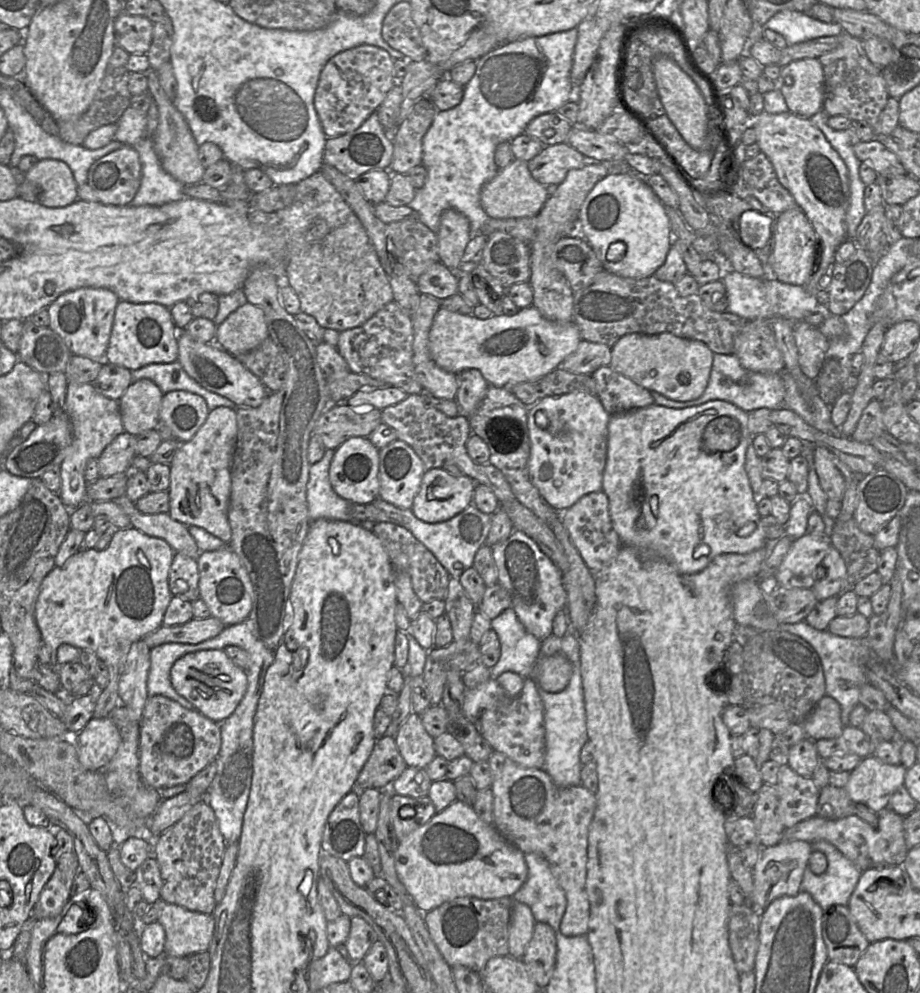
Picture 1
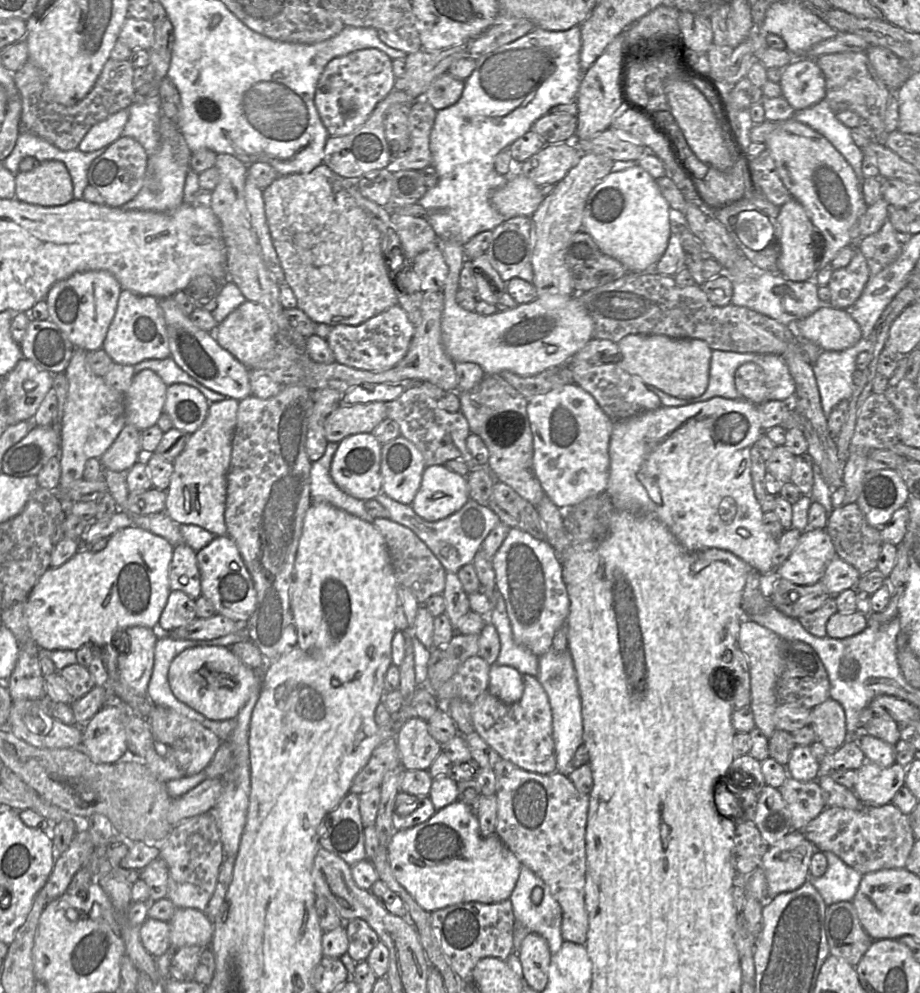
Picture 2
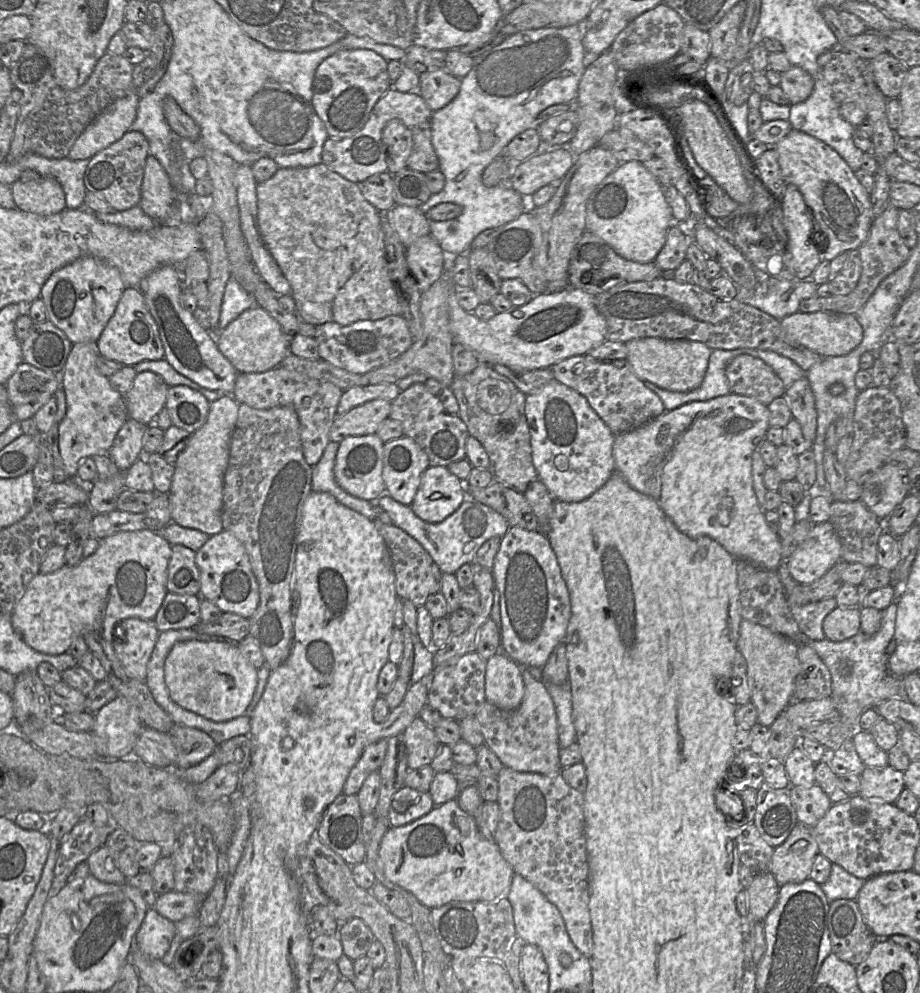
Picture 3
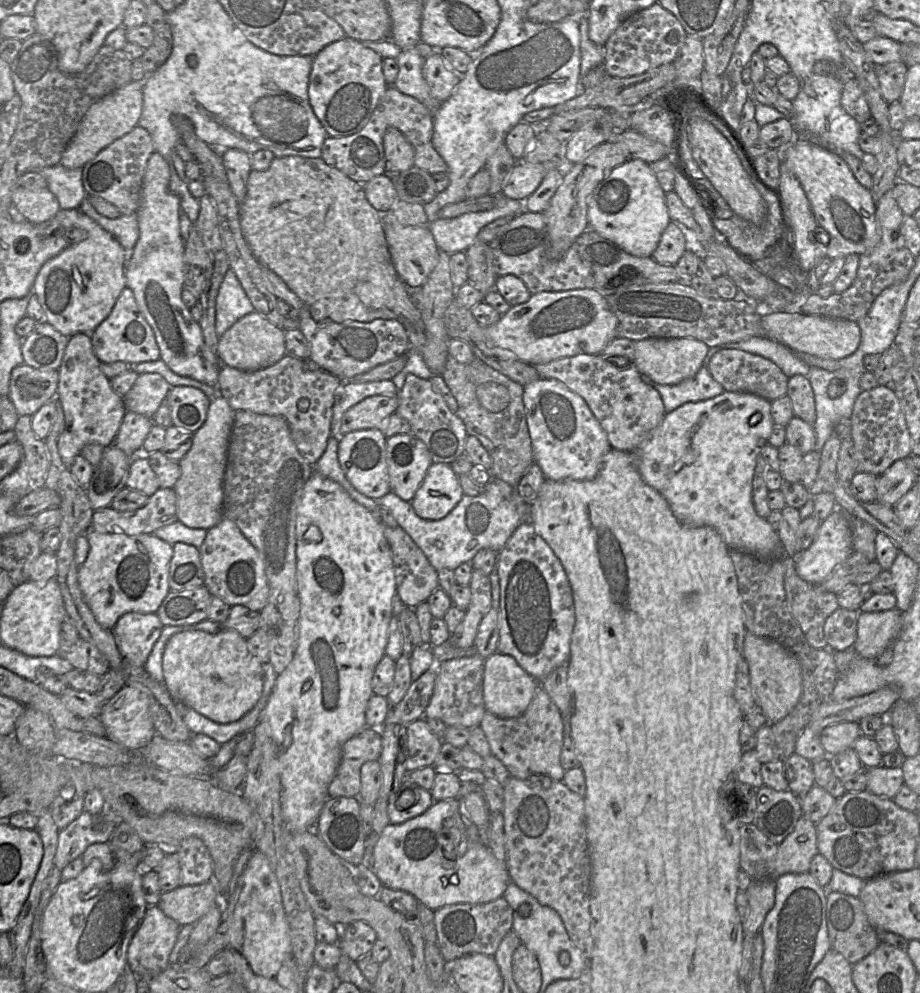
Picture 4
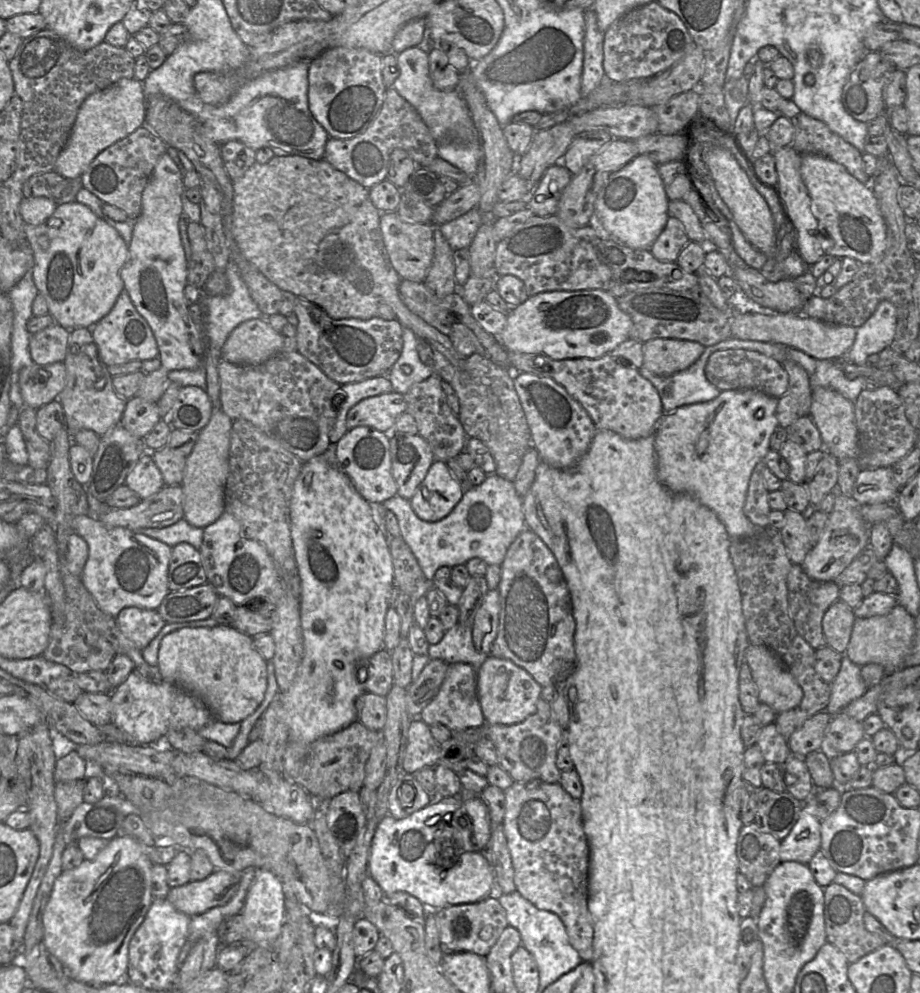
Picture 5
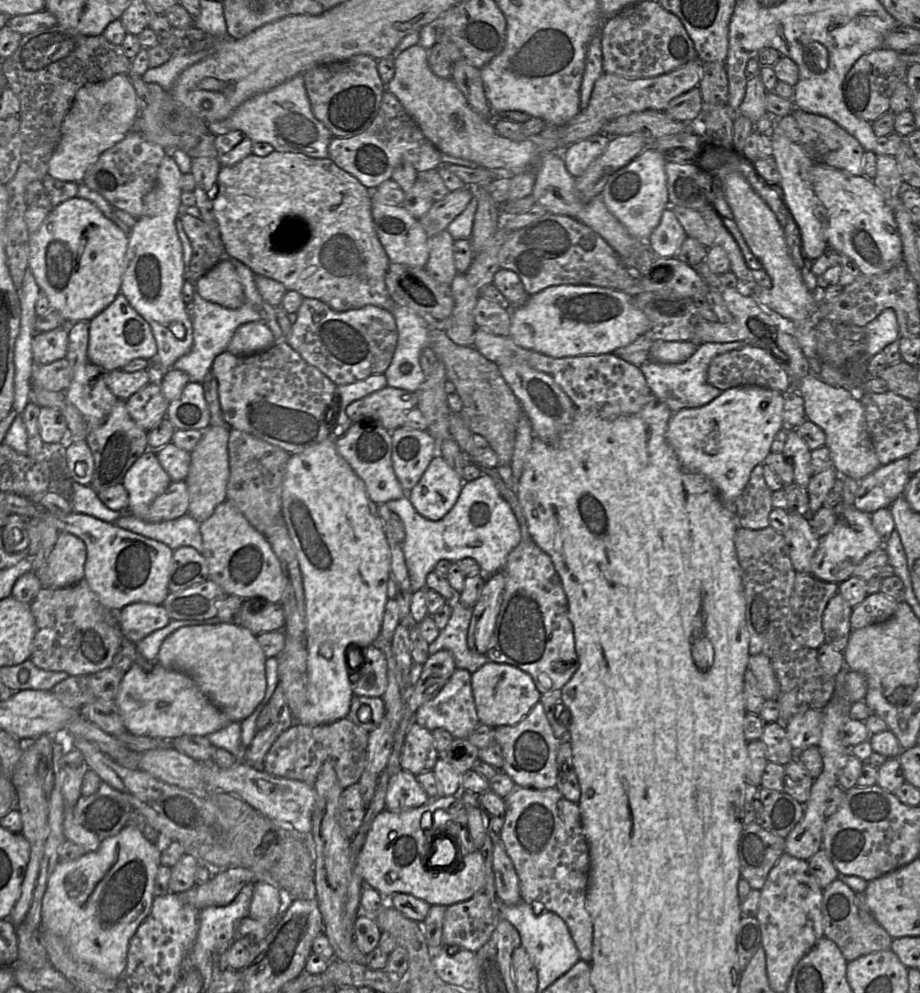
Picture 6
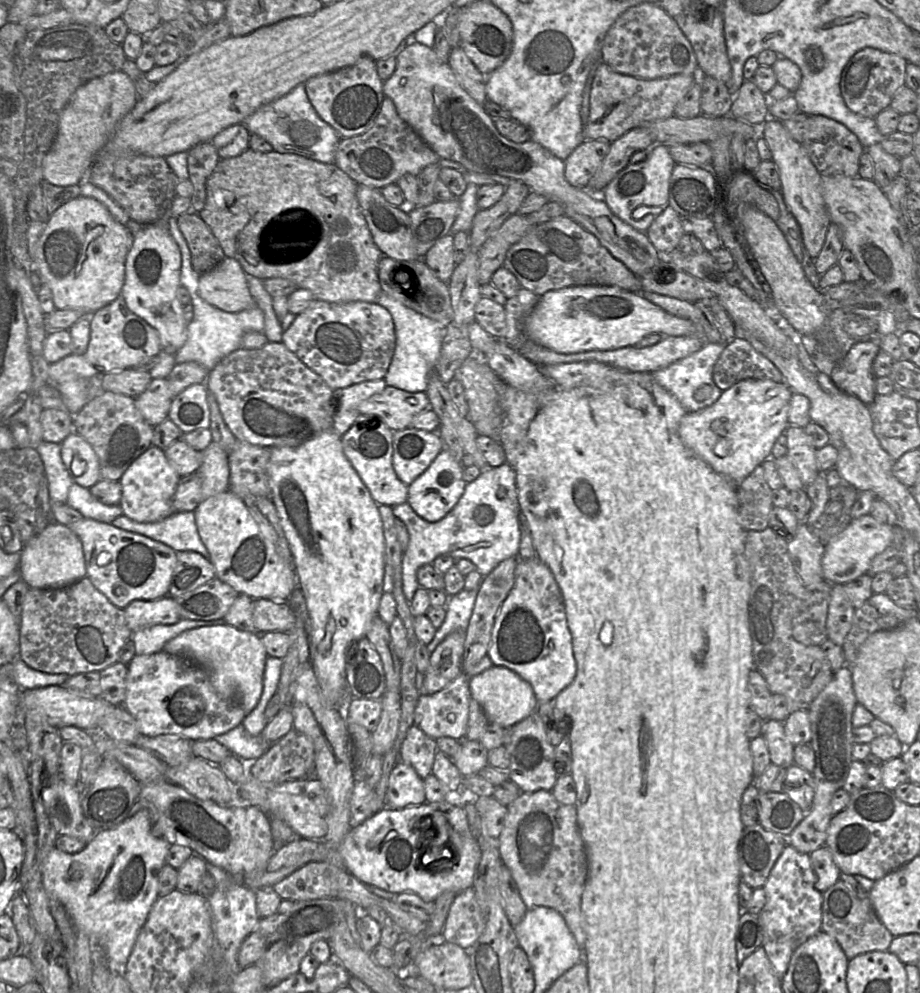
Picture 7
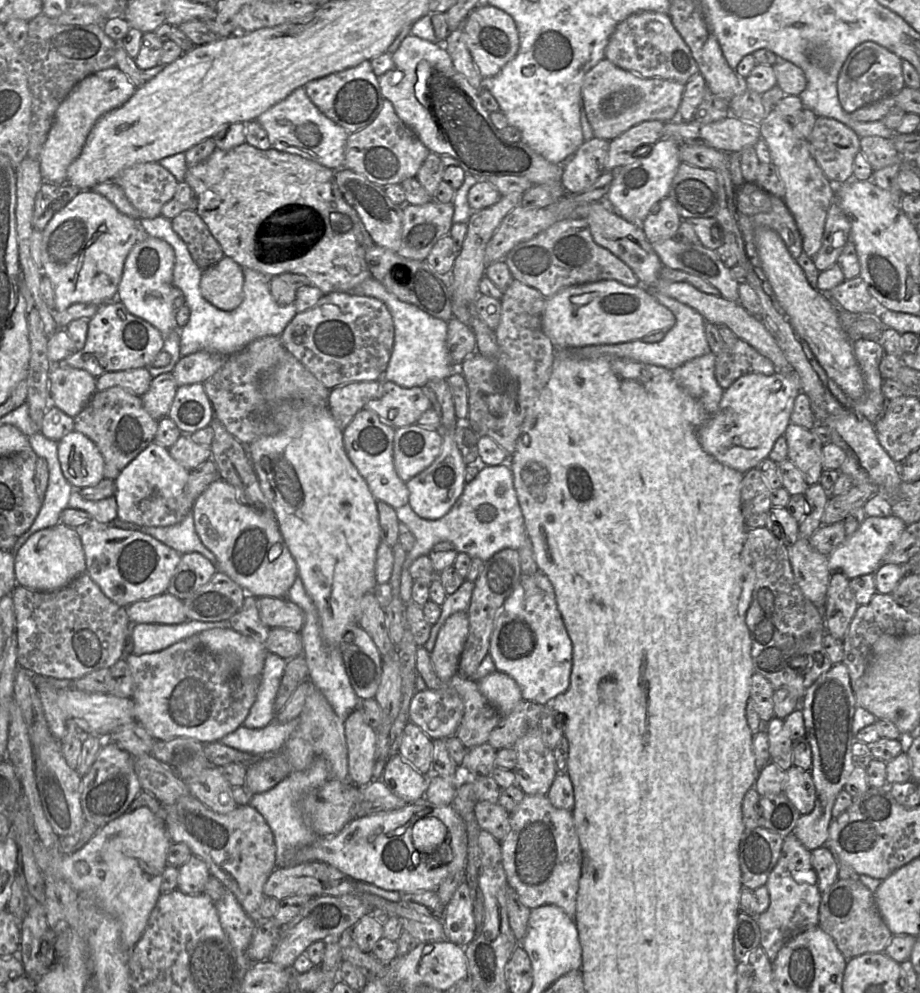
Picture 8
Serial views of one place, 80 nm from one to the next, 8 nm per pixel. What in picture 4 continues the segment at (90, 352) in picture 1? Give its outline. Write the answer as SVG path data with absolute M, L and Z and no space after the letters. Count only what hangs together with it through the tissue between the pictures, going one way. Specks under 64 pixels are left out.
M60 209L52 219L38 224L36 228L41 236L65 234L73 243L45 262L34 281L33 293L44 310L45 321L67 337L80 332L92 333L109 316L126 286L125 268L128 252L113 235L80 209Z

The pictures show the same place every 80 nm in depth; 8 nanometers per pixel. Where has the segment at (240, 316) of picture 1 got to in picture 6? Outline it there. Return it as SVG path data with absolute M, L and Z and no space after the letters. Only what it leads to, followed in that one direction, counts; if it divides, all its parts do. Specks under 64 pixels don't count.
M248 322L236 329L226 351L243 356L265 350L274 343L274 336L264 322Z

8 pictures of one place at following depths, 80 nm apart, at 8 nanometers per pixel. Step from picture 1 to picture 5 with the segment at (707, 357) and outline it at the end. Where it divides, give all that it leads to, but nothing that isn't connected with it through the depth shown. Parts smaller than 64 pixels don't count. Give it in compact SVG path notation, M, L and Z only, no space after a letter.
M657 338L643 343L643 367L661 376L689 368L703 353L705 346L680 339Z

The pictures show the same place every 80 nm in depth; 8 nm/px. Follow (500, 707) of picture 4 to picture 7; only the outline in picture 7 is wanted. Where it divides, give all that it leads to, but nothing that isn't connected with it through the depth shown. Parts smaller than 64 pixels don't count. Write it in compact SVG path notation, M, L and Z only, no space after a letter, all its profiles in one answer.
M492 666L470 678L471 696L482 707L488 722L502 728L509 728L535 712L538 701L531 685L514 671L501 666Z

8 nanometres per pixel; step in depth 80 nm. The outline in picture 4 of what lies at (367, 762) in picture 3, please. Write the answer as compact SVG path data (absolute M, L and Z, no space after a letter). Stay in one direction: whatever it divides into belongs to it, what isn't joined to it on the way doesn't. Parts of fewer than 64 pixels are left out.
M366 727L347 740L342 747L342 756L336 774L328 787L328 797L357 797L361 790L361 767L368 761L378 760L382 752L380 729Z

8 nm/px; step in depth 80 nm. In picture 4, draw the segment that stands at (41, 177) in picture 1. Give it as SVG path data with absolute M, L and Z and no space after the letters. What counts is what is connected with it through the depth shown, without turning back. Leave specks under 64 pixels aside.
M18 186L12 194L12 203L32 224L48 221L60 210L56 196L48 188L28 190Z

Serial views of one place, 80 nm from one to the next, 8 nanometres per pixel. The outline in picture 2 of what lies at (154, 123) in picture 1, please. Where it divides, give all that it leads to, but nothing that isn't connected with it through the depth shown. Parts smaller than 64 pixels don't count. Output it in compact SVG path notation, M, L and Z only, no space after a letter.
M163 114L160 118L159 133L160 146L157 152L148 158L147 174L143 187L131 201L121 207L114 208L164 213L176 209L183 203L184 184L190 170L189 160L192 152L177 124Z

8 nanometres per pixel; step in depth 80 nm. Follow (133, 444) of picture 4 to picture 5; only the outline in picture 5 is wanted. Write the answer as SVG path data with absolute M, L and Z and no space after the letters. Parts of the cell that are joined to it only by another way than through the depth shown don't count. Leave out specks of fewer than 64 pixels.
M135 395L126 400L120 424L133 436L144 439L160 420L157 403Z

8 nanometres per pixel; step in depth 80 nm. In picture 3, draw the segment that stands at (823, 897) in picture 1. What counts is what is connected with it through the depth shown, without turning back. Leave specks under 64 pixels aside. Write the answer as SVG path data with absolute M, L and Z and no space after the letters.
M832 863L830 877L822 884L822 889L829 901L836 899L856 900L865 881L852 875L840 865Z

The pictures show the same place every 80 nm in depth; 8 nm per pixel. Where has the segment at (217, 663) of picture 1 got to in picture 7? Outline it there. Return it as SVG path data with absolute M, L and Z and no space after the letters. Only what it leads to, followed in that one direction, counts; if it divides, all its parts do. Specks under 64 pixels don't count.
M227 624L202 626L181 632L169 640L162 650L205 669L217 694L239 703L246 714L257 705L263 690L263 673L268 656L259 634Z

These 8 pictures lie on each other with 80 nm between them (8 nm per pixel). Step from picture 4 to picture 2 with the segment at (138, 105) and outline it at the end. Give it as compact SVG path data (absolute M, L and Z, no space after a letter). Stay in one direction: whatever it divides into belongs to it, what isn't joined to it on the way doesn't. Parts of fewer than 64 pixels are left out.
M126 108L95 124L84 136L77 149L82 152L93 152L102 147L107 148L121 137L128 118L129 111Z

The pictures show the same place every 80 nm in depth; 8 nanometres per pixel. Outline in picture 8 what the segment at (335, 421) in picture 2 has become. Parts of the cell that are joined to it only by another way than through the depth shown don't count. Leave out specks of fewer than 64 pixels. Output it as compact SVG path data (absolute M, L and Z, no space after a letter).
M382 381L380 394L365 405L394 429L414 425L431 408L422 388L403 388L390 381Z

